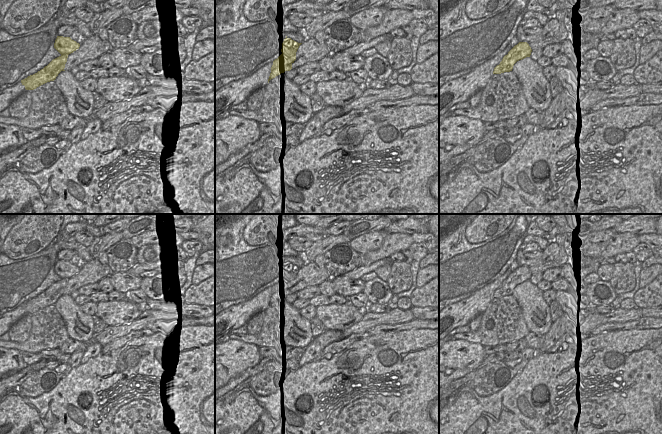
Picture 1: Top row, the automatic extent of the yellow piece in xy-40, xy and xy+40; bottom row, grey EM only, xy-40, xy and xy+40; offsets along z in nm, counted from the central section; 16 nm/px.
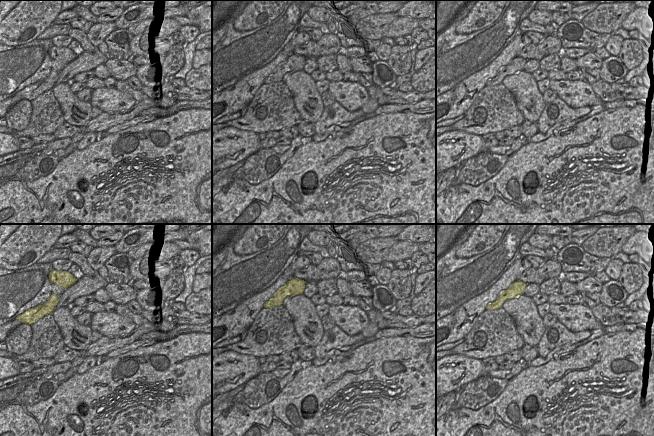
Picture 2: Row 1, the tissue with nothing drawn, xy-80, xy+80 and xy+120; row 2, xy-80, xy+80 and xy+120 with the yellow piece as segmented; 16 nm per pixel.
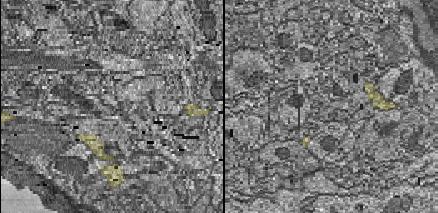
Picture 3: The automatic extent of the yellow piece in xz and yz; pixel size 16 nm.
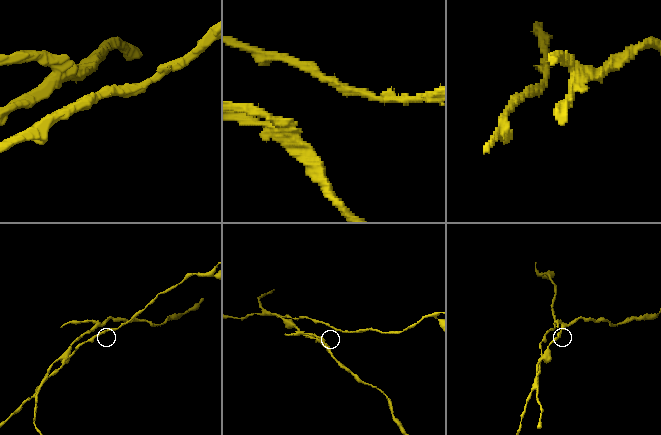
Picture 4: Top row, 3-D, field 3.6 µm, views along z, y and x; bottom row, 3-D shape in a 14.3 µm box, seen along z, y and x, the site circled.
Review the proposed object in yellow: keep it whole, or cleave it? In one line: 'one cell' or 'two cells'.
two cells

